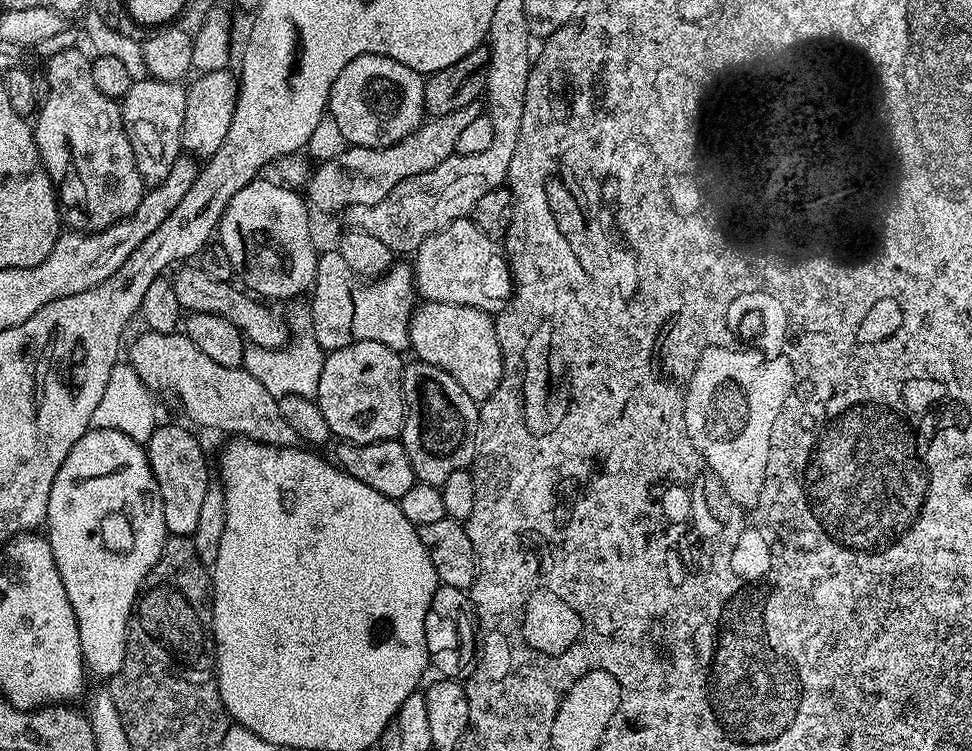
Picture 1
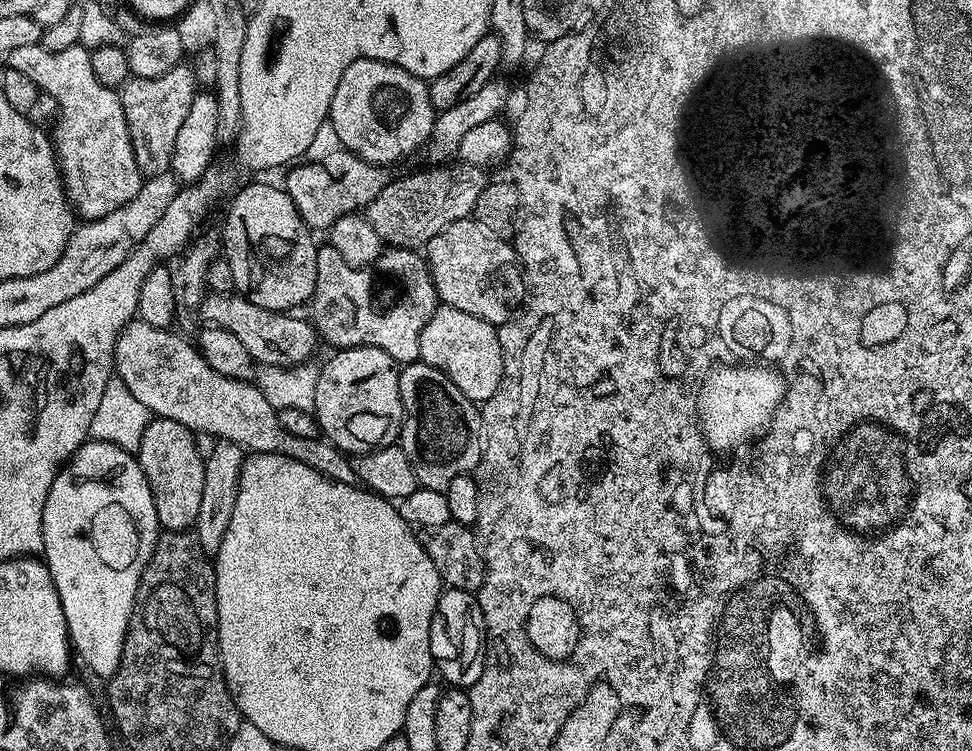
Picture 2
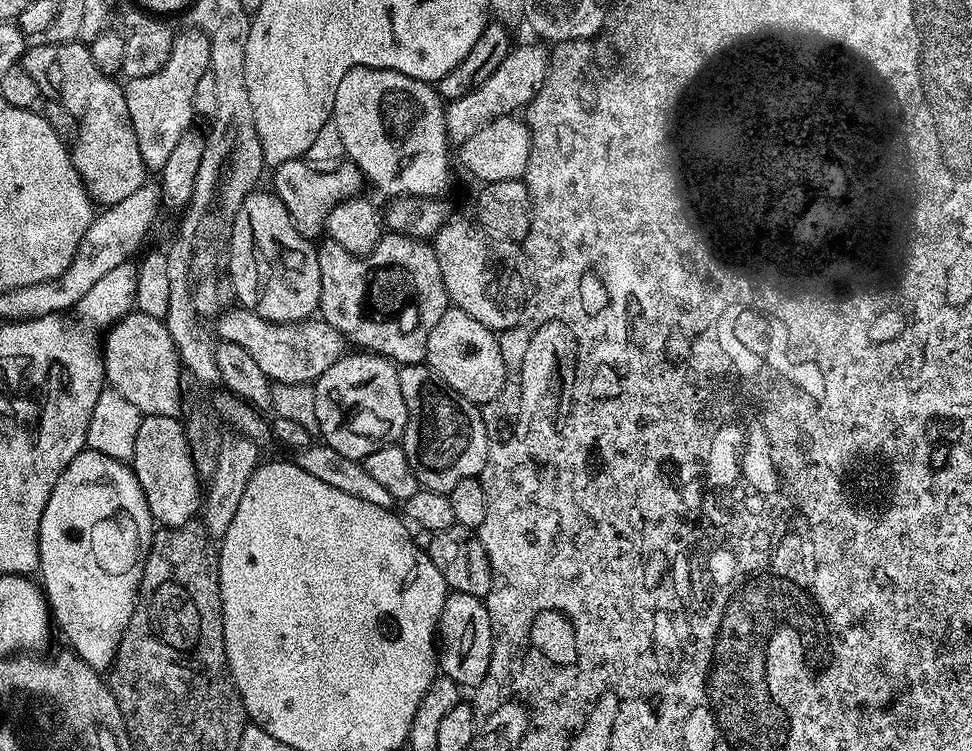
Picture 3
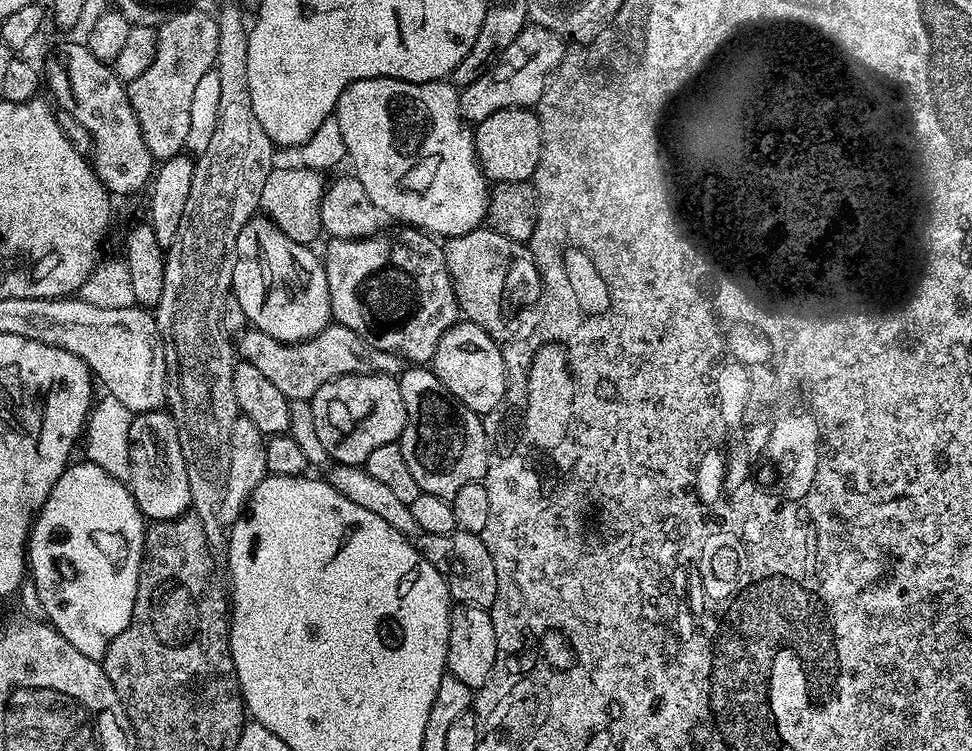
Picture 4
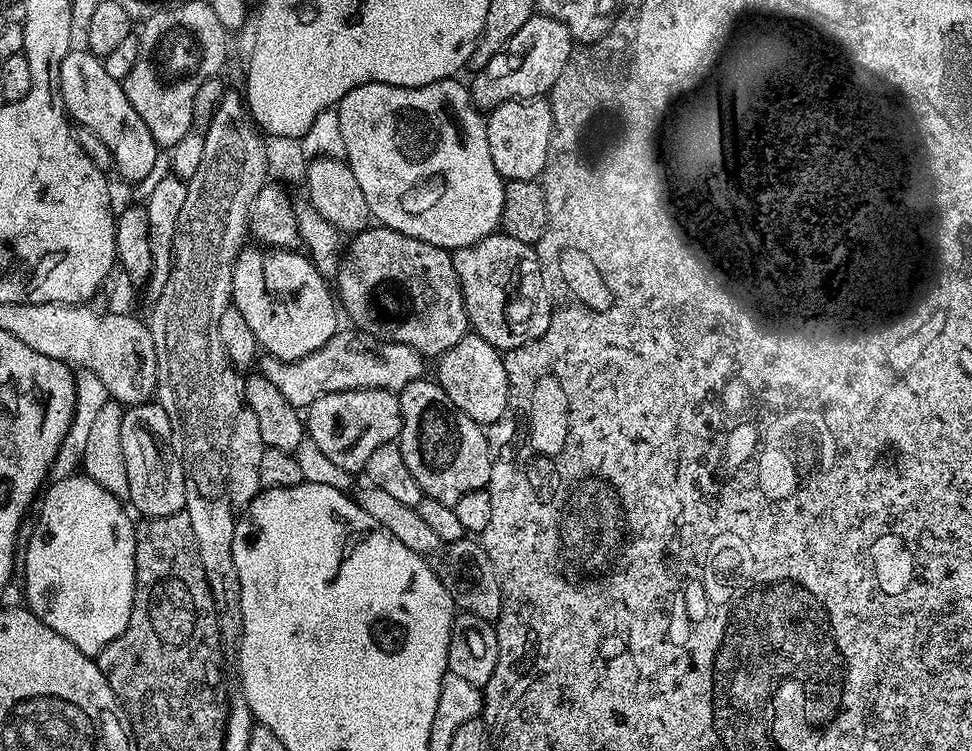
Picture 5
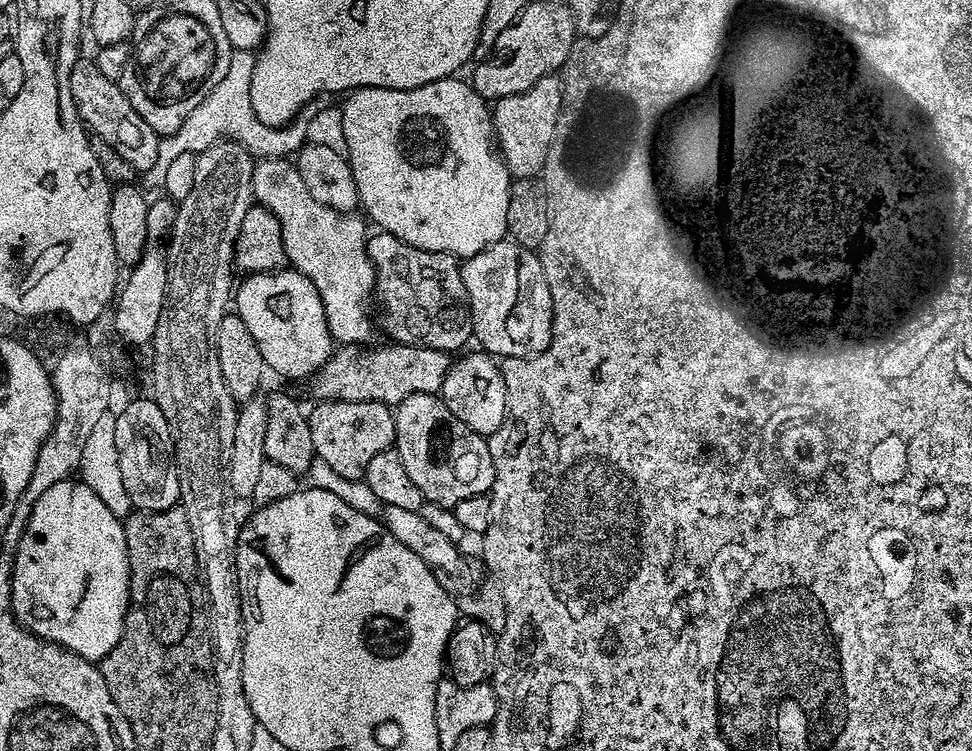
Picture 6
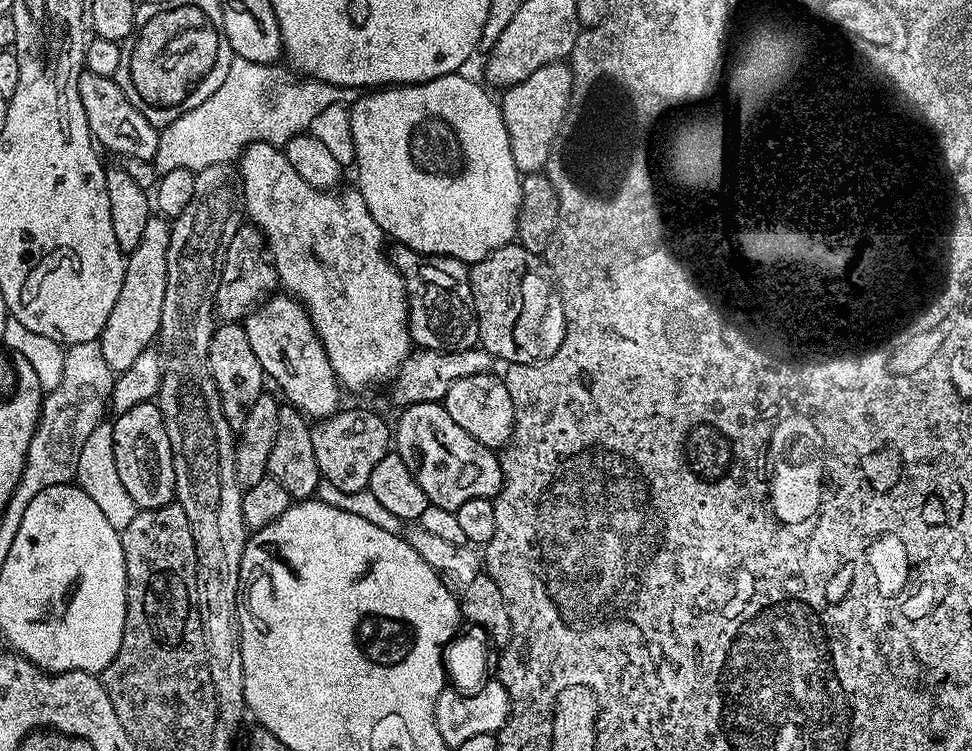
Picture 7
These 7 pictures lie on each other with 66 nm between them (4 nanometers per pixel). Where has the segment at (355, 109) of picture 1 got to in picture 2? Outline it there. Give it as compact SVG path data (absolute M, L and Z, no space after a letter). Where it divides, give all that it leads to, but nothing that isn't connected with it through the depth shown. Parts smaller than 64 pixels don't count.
M357 60L355 64L346 66L328 107L328 120L334 130L338 130L341 145L353 156L377 166L396 164L399 160L406 159L419 144L420 147L427 145L436 118L437 113L428 97L428 84L406 70L381 60Z

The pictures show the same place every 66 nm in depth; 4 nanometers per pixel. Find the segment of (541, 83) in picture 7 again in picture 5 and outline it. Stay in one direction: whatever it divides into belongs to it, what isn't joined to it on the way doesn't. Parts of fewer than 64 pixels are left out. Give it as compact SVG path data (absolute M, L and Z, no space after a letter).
M547 99L511 100L491 109L486 116L486 142L494 170L510 180L536 180L544 172L552 141L552 105Z

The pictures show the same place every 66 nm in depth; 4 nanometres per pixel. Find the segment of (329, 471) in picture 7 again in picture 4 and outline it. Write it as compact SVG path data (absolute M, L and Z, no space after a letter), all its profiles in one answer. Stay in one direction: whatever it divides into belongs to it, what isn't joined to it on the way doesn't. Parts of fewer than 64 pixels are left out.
M335 376L312 395L310 403L314 434L322 442L325 457L337 464L363 465L378 446L397 443L406 422L396 376Z

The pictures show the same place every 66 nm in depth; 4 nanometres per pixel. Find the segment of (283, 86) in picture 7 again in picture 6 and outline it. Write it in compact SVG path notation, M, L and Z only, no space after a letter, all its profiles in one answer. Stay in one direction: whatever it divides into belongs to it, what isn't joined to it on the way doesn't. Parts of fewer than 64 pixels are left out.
M233 49L229 69L217 86L186 116L186 121L172 135L163 136L158 146L157 161L150 170L141 173L141 187L148 192L159 191L165 184L165 176L175 158L184 153L197 155L219 143L222 138L230 138L232 142L247 148L249 152L260 158L282 158L300 150L307 141L306 127L316 113L328 104L323 97L316 97L307 104L291 121L282 127L266 126L256 113L250 101L250 82L256 69L256 59L253 51L238 51Z

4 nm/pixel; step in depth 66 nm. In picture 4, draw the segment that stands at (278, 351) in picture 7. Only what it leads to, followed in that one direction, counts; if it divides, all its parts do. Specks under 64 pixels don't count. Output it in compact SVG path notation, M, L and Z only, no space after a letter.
M263 214L253 216L238 234L232 261L231 295L242 306L249 325L257 332L270 334L270 338L280 344L298 344L301 340L309 340L311 336L317 336L327 328L332 320L324 265L321 257L317 253L315 256L312 250L307 244L299 244L286 238L286 234L282 234L282 230L278 230L278 226L274 226L274 222Z

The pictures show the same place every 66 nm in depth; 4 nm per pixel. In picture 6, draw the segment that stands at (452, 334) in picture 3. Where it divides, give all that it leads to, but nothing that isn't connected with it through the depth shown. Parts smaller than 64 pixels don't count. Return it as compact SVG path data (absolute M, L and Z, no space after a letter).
M475 350L469 356L461 355L448 369L438 393L446 402L450 414L458 418L458 422L466 422L470 430L479 436L489 437L504 425L508 416L508 391L506 382L500 373L499 363L483 350Z

